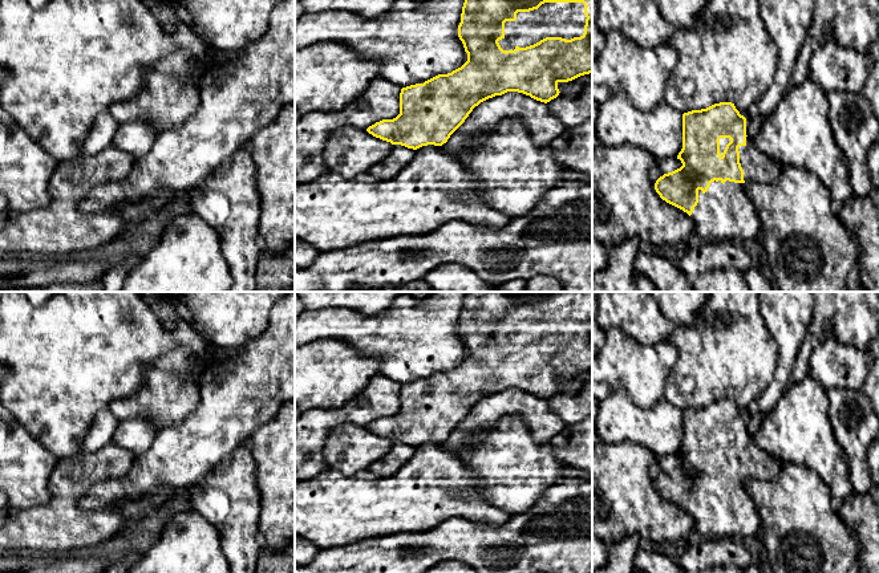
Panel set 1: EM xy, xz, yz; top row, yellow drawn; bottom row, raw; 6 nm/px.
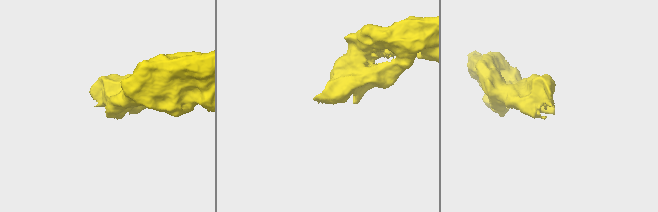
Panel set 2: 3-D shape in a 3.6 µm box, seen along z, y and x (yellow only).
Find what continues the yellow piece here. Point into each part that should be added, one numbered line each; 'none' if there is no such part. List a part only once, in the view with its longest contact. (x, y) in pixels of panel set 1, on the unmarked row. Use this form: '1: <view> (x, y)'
1: xz (566, 317)
2: yz (758, 464)

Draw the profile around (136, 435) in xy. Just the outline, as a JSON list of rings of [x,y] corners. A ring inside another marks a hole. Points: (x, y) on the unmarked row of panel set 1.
[[[138,416],[127,420],[118,420],[112,436],[112,443],[138,456],[151,447],[157,431],[158,428]]]

